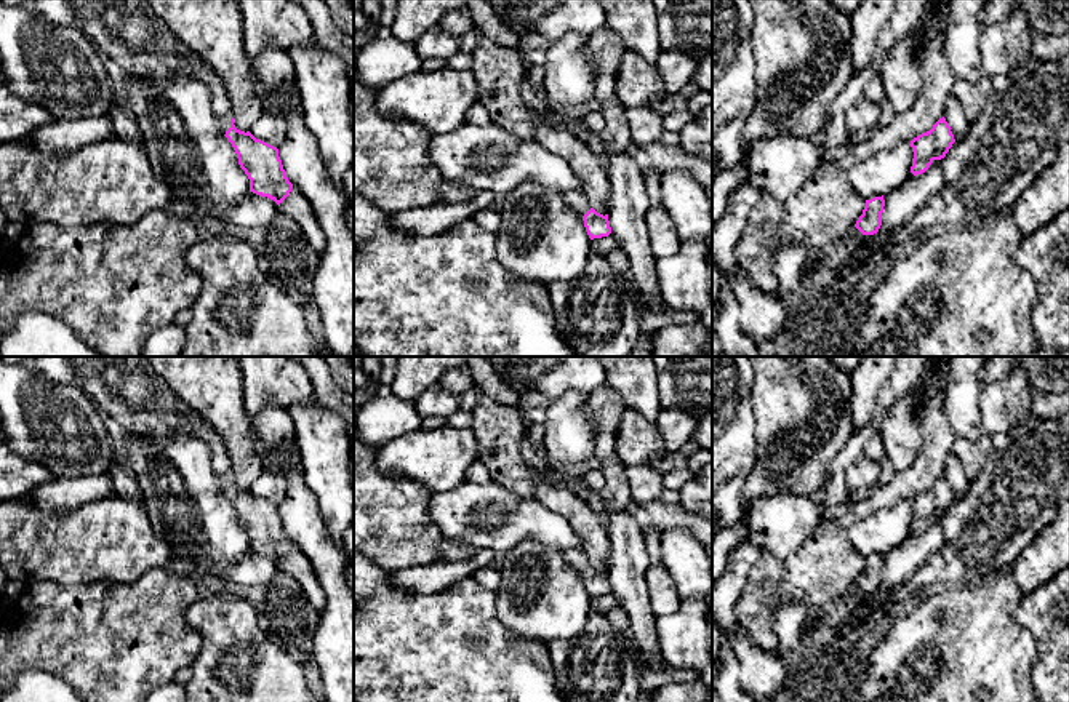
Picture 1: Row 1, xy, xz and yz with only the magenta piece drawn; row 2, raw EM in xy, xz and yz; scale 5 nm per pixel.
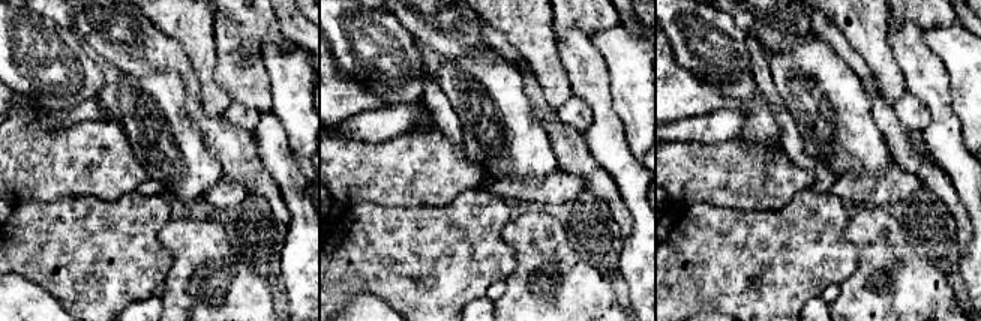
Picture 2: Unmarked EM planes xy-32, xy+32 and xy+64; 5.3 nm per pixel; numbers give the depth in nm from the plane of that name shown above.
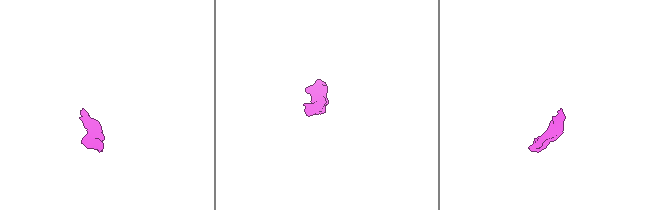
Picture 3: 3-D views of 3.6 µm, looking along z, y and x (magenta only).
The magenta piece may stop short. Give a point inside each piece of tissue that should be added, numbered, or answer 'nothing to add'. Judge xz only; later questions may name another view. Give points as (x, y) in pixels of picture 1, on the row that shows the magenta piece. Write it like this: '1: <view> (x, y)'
1: xz (575, 199)

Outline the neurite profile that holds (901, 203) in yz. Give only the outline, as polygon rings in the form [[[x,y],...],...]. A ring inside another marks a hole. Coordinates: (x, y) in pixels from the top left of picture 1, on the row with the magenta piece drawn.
[[[933,160],[925,173],[912,174],[904,184],[883,195],[882,225],[877,233],[864,235],[859,248],[883,248],[891,235],[901,230],[944,187],[943,160]]]

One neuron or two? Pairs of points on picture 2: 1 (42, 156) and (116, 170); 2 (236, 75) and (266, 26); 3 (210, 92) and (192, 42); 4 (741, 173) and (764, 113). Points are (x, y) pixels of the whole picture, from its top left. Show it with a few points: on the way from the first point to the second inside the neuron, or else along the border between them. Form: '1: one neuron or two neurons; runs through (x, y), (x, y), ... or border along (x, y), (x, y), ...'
1: one neuron; runs through (60, 159), (98, 161)
2: one neuron; runs through (234, 60), (234, 47), (251, 30)
3: one neuron; runs through (207, 80), (203, 54)
4: two neurons; border along (734, 138), (782, 147)

